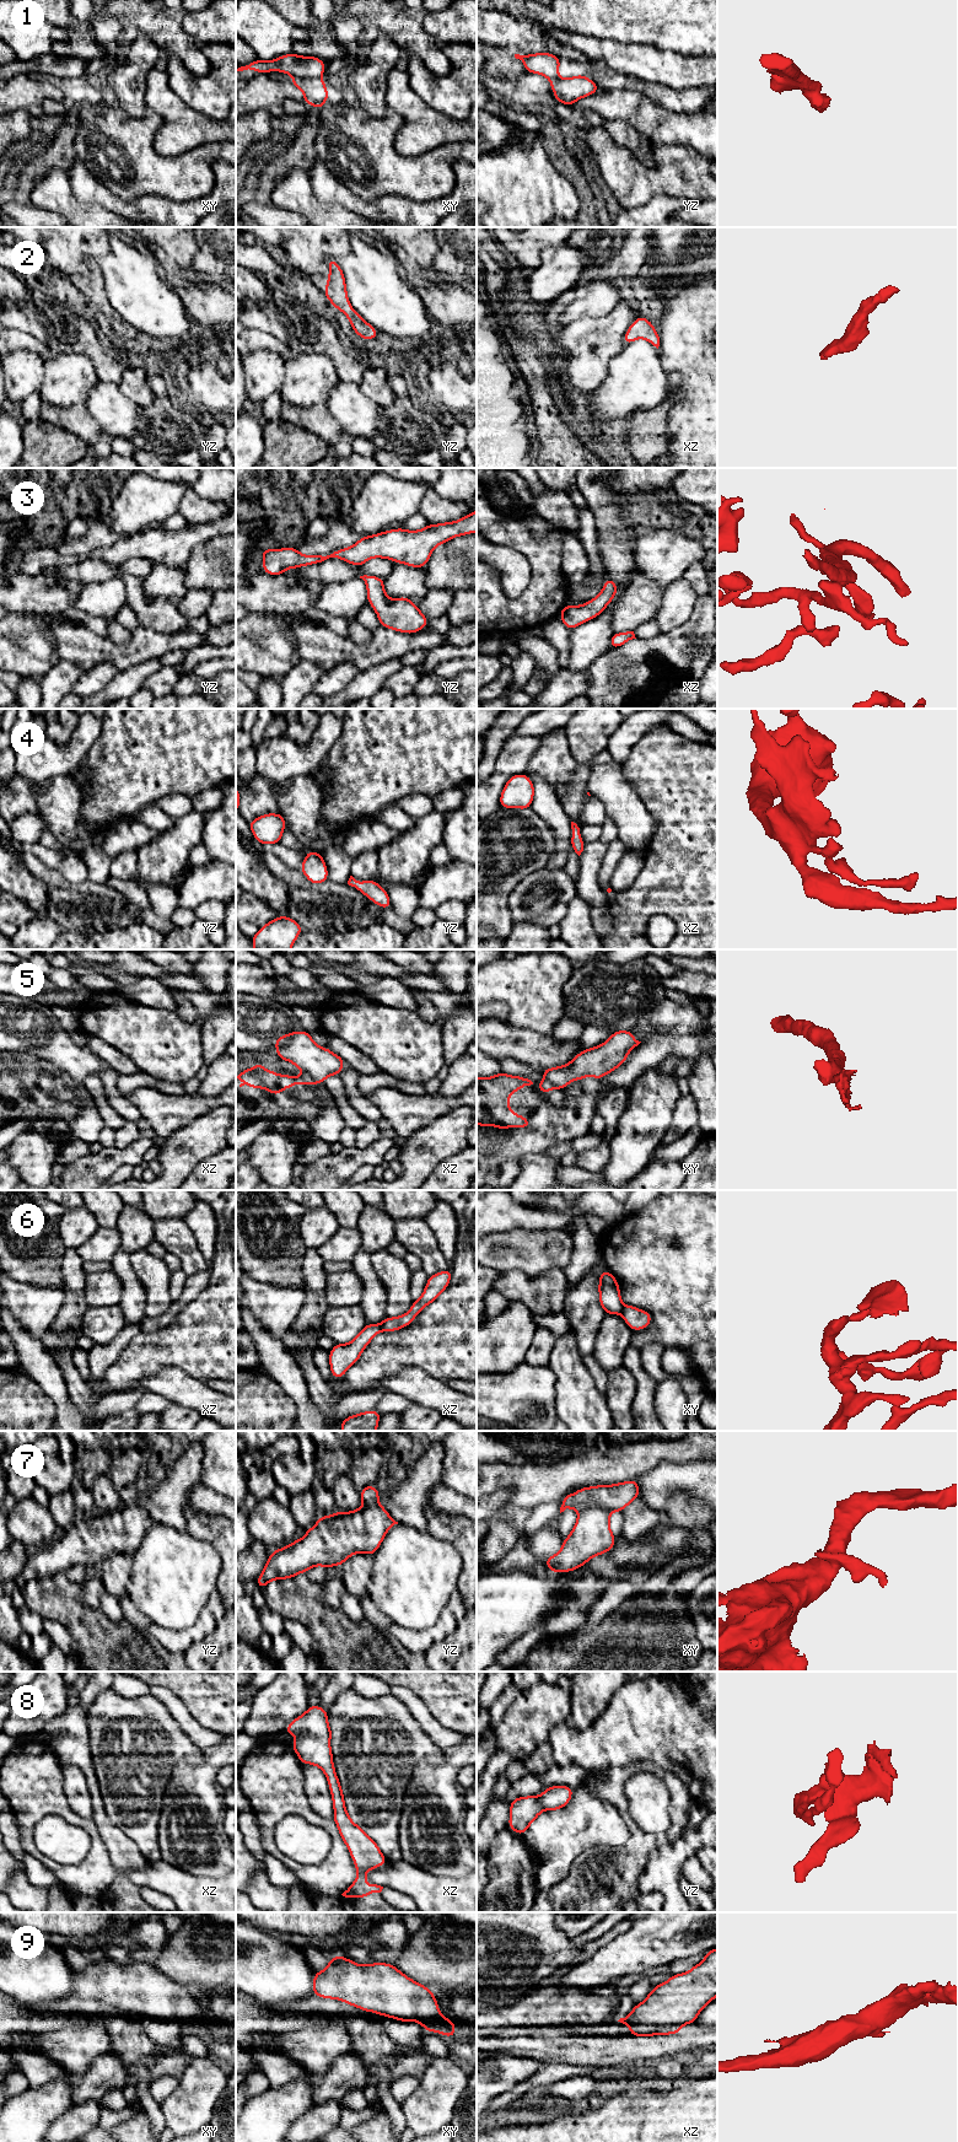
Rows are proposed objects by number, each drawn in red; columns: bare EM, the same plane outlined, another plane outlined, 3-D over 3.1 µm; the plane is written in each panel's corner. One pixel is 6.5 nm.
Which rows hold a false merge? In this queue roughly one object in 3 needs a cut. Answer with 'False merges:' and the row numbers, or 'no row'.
False merges: 1, 5, 6

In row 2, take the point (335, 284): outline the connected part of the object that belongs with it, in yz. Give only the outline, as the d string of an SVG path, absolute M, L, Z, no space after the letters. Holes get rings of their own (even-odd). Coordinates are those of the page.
M327 259L329 275L327 286L323 289L325 297L332 305L341 311L349 319L356 335L366 340L376 339L378 332L368 324L350 305L344 273L334 259Z

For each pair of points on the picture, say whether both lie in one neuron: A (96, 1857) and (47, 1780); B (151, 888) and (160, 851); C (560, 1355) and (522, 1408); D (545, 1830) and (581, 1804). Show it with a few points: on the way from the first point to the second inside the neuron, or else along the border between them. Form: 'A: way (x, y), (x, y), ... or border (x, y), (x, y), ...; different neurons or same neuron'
A: way (95, 1836), (81, 1822), (71, 1818), (54, 1801); same neuron
B: border (136, 881), (162, 883), (177, 891); different neurons
C: border (548, 1366), (555, 1376), (555, 1398); different neurons
D: way (554, 1830), (572, 1813); same neuron

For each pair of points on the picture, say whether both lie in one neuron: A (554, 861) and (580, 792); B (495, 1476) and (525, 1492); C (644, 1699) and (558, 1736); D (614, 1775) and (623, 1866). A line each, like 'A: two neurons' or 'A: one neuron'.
A: two neurons
B: one neuron
C: one neuron
D: one neuron

